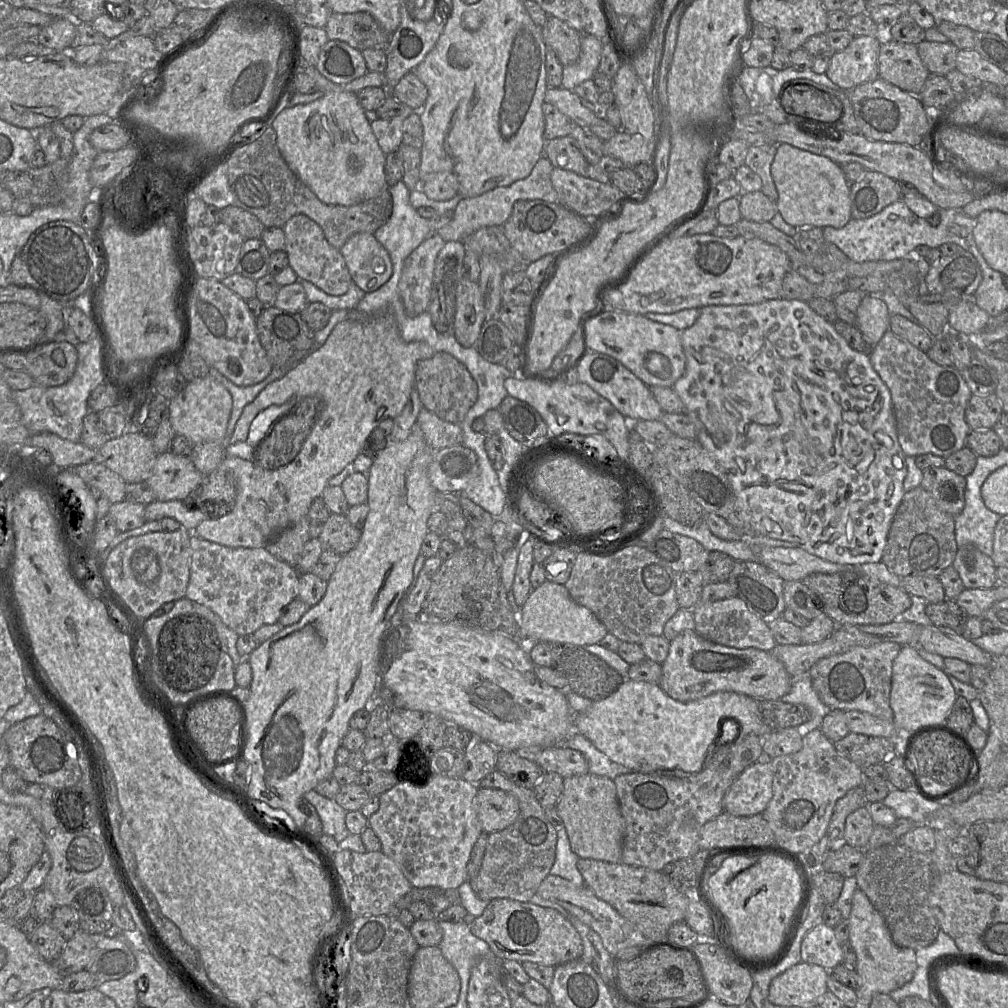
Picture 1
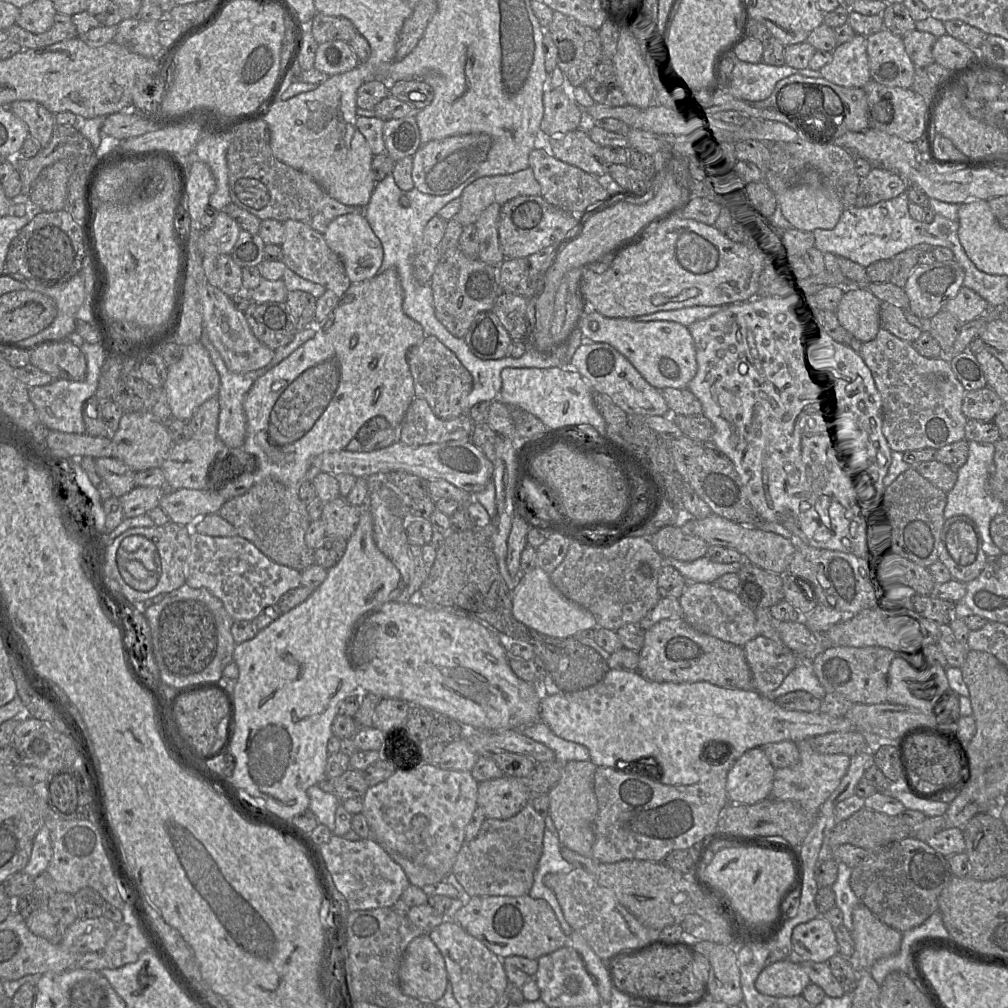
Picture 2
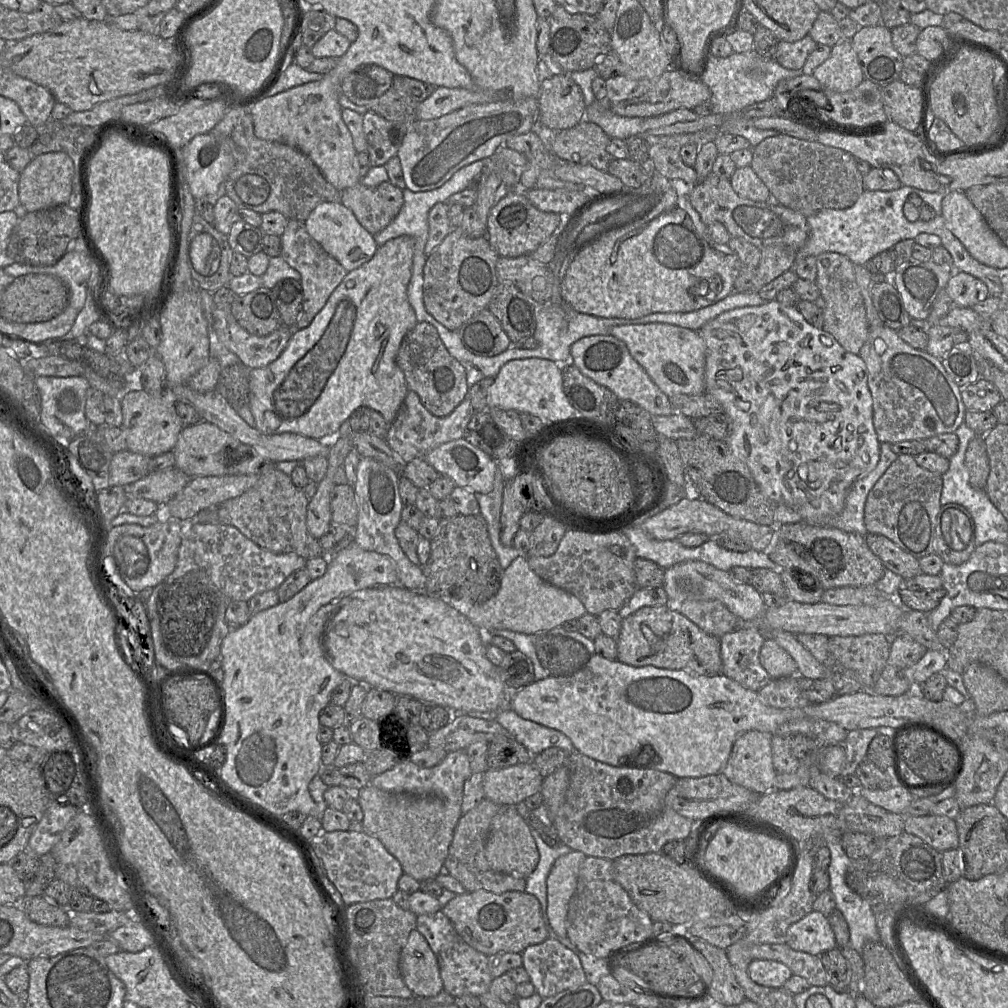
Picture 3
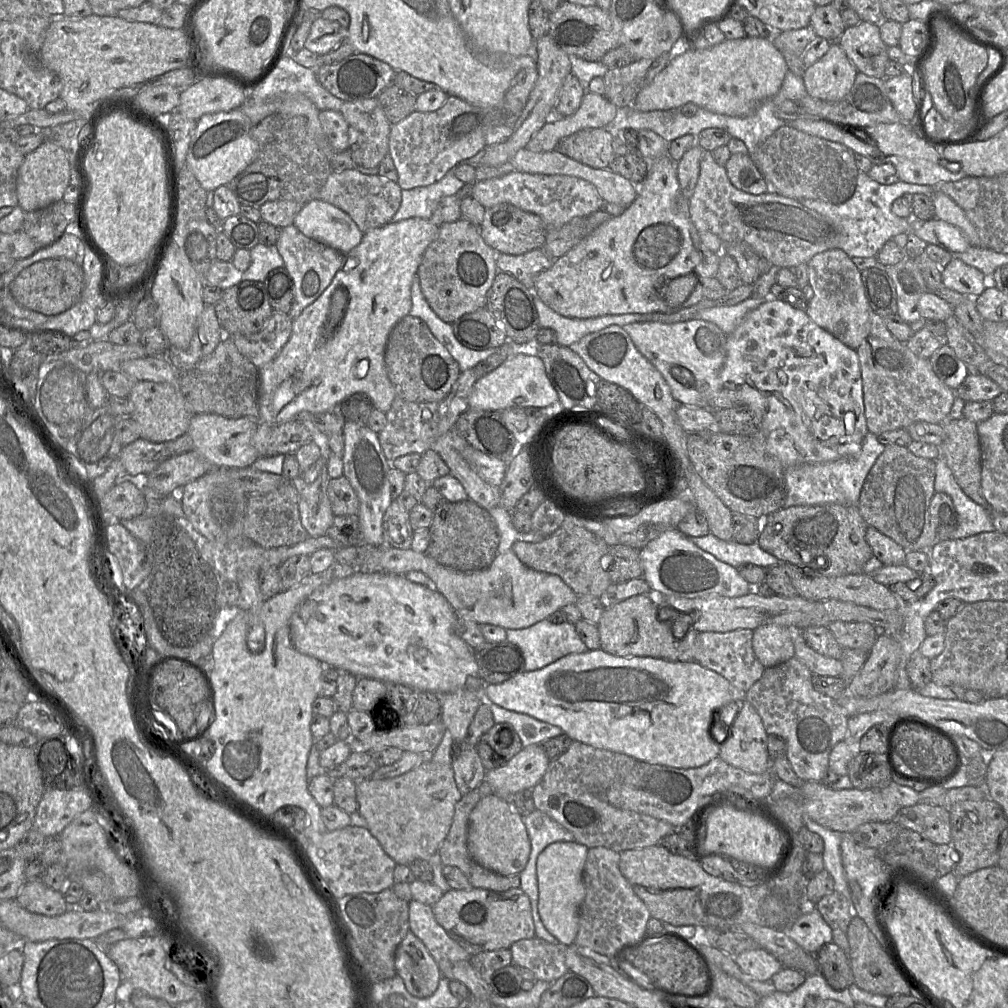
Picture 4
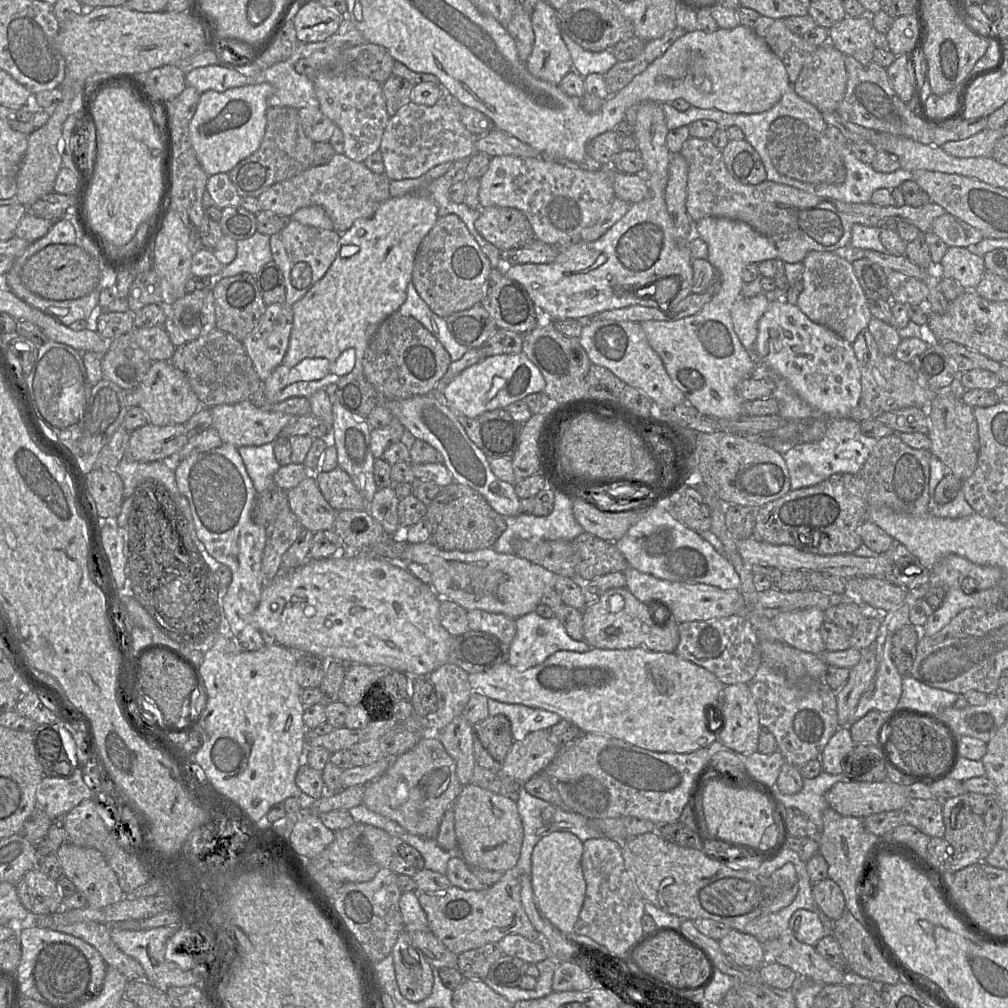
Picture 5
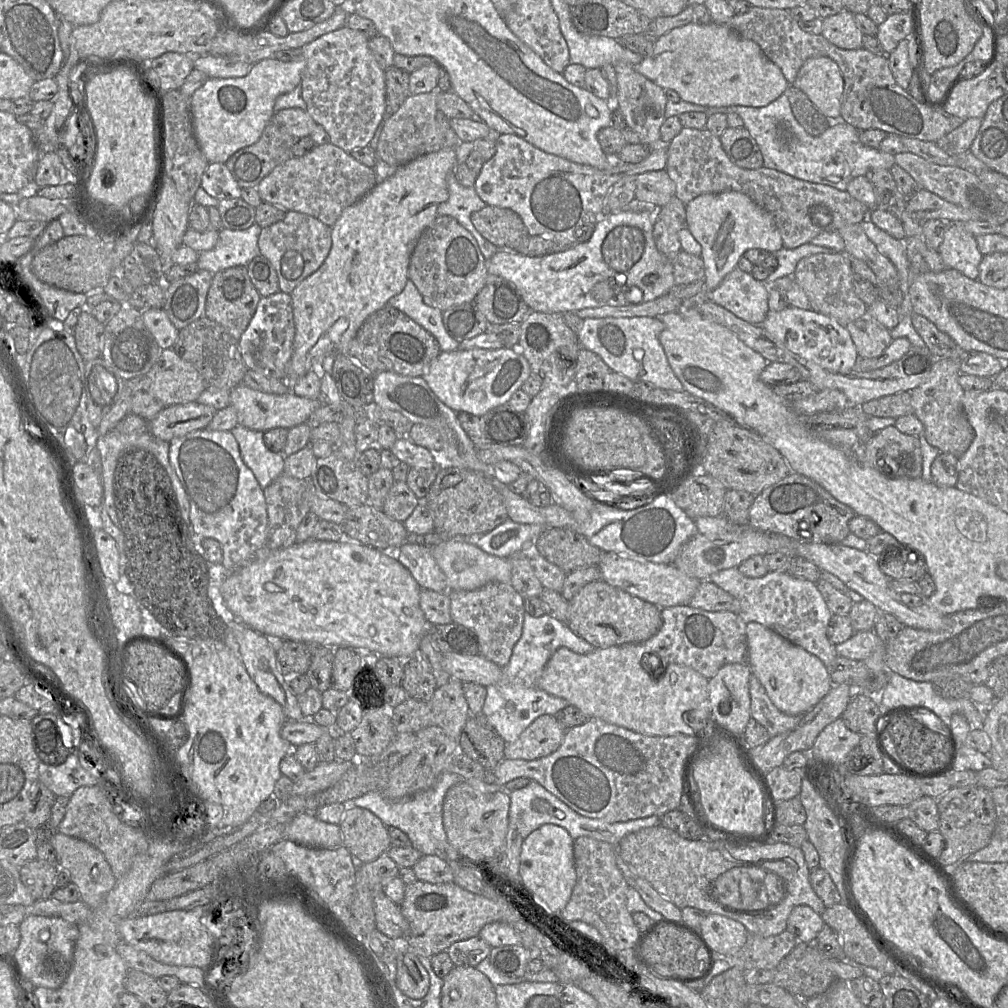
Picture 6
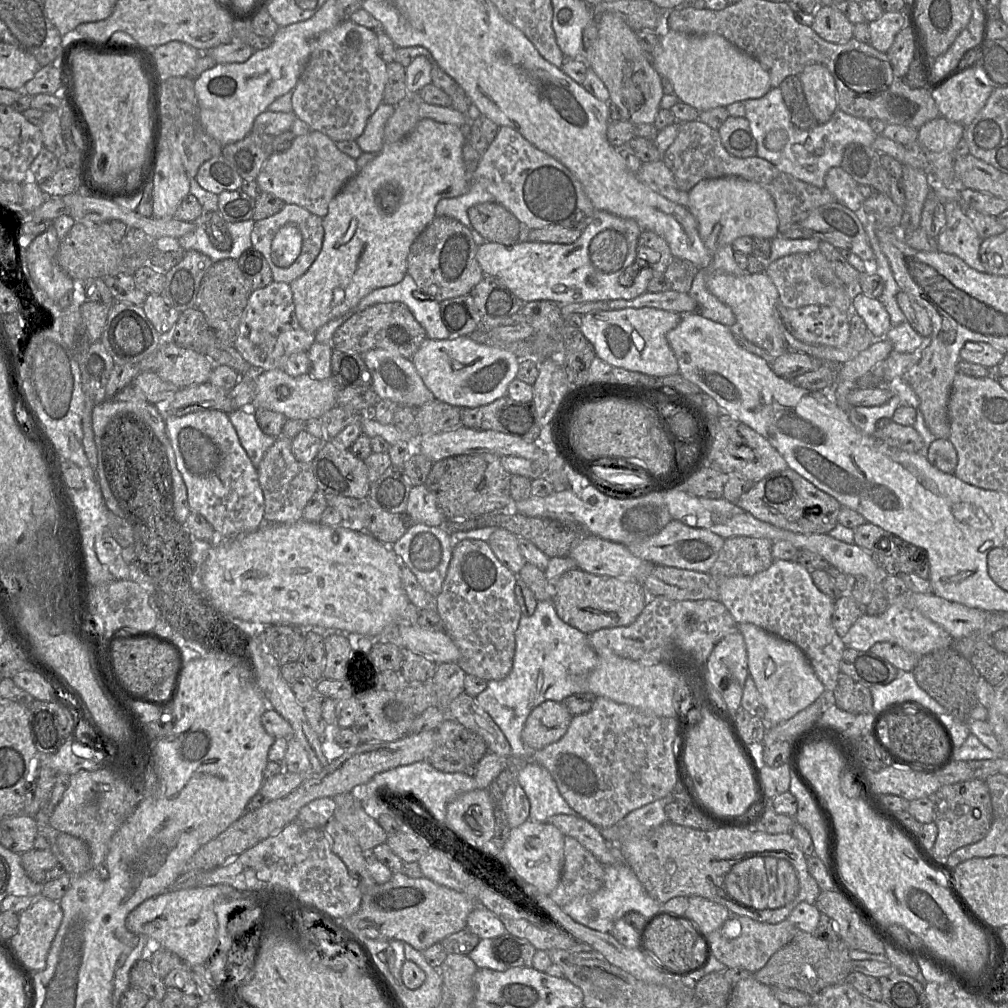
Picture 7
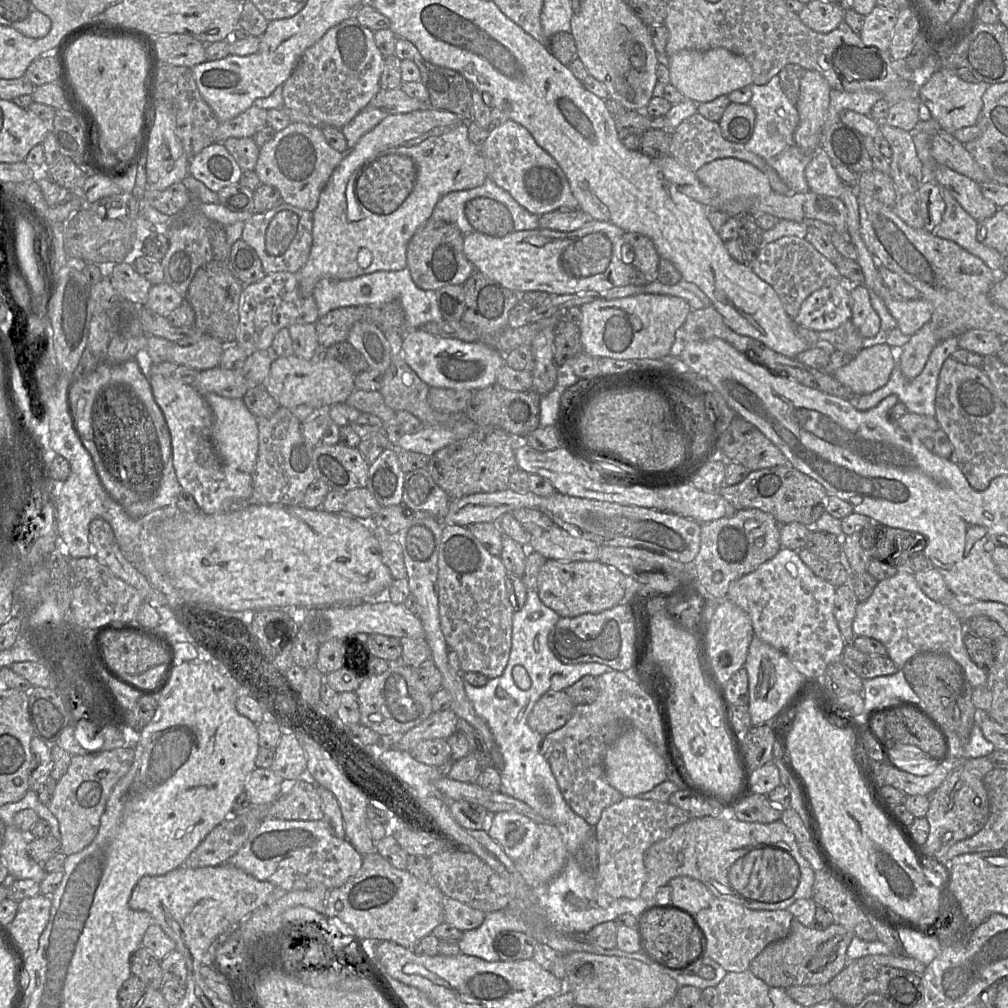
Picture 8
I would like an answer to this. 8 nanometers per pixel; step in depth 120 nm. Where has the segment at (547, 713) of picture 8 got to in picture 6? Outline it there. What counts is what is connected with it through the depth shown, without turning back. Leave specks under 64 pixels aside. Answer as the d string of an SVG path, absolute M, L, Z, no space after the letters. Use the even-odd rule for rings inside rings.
M541 715L536 718L518 737L518 739L506 745L505 758L506 759L522 759L522 760L535 760L550 755L556 751L564 740L565 730L560 726L555 715Z

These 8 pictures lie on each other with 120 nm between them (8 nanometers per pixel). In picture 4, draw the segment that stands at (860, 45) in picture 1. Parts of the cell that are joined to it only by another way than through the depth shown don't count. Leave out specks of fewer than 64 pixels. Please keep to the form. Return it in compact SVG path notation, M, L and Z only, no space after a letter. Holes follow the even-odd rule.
M831 42L827 53L805 69L802 79L809 96L834 102L849 93L857 73L838 42Z

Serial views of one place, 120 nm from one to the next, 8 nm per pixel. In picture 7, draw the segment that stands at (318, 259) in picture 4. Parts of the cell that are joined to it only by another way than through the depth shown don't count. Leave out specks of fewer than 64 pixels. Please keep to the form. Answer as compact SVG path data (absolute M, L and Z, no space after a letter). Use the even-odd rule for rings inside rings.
M285 204L280 212L256 221L251 231L252 247L267 260L273 279L290 284L307 272L322 249L322 218L295 204Z

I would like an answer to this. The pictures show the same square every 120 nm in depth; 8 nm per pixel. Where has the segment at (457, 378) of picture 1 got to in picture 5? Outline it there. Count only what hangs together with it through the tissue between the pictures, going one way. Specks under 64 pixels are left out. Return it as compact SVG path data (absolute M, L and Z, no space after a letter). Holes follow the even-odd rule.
M398 311L378 326L364 355L365 377L389 400L401 400L432 393L452 360L440 341L418 320Z

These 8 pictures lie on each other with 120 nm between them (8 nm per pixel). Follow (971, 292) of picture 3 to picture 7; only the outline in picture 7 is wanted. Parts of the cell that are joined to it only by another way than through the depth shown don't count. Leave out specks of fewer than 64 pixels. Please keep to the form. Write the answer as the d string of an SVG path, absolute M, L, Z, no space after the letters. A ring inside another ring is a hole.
M956 201L944 202L946 224L936 238L938 250L961 258L968 266L986 272L981 263L979 249L982 239L972 221Z

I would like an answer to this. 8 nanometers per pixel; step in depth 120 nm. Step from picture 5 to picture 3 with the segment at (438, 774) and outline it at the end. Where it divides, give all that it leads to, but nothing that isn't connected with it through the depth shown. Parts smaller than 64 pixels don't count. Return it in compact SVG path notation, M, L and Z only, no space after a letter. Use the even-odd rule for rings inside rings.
M370 783L354 793L354 796L363 811L363 832L378 839L386 850L399 861L404 873L417 881L436 878L442 873L455 828L462 815L462 803L452 803L436 796L394 794Z

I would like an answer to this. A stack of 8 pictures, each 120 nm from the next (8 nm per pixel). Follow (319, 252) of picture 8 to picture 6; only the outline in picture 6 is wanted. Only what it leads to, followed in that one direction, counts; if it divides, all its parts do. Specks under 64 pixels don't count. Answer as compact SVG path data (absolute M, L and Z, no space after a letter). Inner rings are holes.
M445 148L438 152L429 153L416 158L415 160L409 162L396 169L395 173L379 182L363 199L361 199L356 204L346 208L339 219L336 221L334 226L331 228L332 246L331 250L320 266L320 268L313 274L304 279L290 294L292 297L292 310L295 324L295 336L292 347L292 356L289 363L286 366L286 375L282 378L285 385L289 386L293 391L293 384L307 372L313 371L312 361L317 357L325 357L328 354L336 353L346 353L348 354L348 345L351 340L357 334L357 331L365 321L365 319L373 312L381 309L388 304L388 301L401 293L405 288L406 282L408 280L408 269L410 264L410 258L412 252L422 235L422 233L434 222L437 218L437 208L438 206L447 201L449 198L449 192L447 187L447 176L452 172L457 166L456 159L456 149L455 148Z

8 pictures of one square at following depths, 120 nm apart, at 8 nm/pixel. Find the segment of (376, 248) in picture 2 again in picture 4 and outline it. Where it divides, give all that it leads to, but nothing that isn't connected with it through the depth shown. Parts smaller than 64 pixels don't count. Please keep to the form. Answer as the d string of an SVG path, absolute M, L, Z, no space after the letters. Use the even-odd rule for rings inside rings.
M322 200L305 204L293 223L305 236L344 256L359 245L363 238L363 232L347 213Z

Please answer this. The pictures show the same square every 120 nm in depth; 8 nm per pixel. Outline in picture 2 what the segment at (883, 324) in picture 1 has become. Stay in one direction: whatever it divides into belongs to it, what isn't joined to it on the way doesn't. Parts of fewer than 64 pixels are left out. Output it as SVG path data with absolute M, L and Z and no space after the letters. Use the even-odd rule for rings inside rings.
M866 289L845 290L834 313L836 319L861 343L872 341L879 329L882 302Z

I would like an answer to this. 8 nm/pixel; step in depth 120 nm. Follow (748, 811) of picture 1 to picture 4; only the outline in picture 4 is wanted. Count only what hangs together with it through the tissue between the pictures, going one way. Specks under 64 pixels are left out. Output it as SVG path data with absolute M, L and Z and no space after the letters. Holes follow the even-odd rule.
M745 700L740 703L738 713L729 726L728 736L718 738L719 757L745 772L762 774L771 769L767 736L759 714Z

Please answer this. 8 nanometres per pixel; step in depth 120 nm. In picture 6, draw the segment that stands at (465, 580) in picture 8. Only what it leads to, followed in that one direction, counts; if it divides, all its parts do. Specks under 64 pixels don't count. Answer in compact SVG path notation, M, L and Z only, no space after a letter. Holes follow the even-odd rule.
M491 582L472 591L448 591L452 621L473 630L478 638L480 655L501 668L507 666L513 648L522 634L524 599L511 584Z

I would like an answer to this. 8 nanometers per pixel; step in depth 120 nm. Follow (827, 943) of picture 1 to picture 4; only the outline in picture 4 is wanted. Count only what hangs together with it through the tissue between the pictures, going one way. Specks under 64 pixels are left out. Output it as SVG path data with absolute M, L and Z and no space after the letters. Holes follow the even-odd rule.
M815 907L809 908L783 931L803 950L813 955L823 945L832 942L832 929Z

